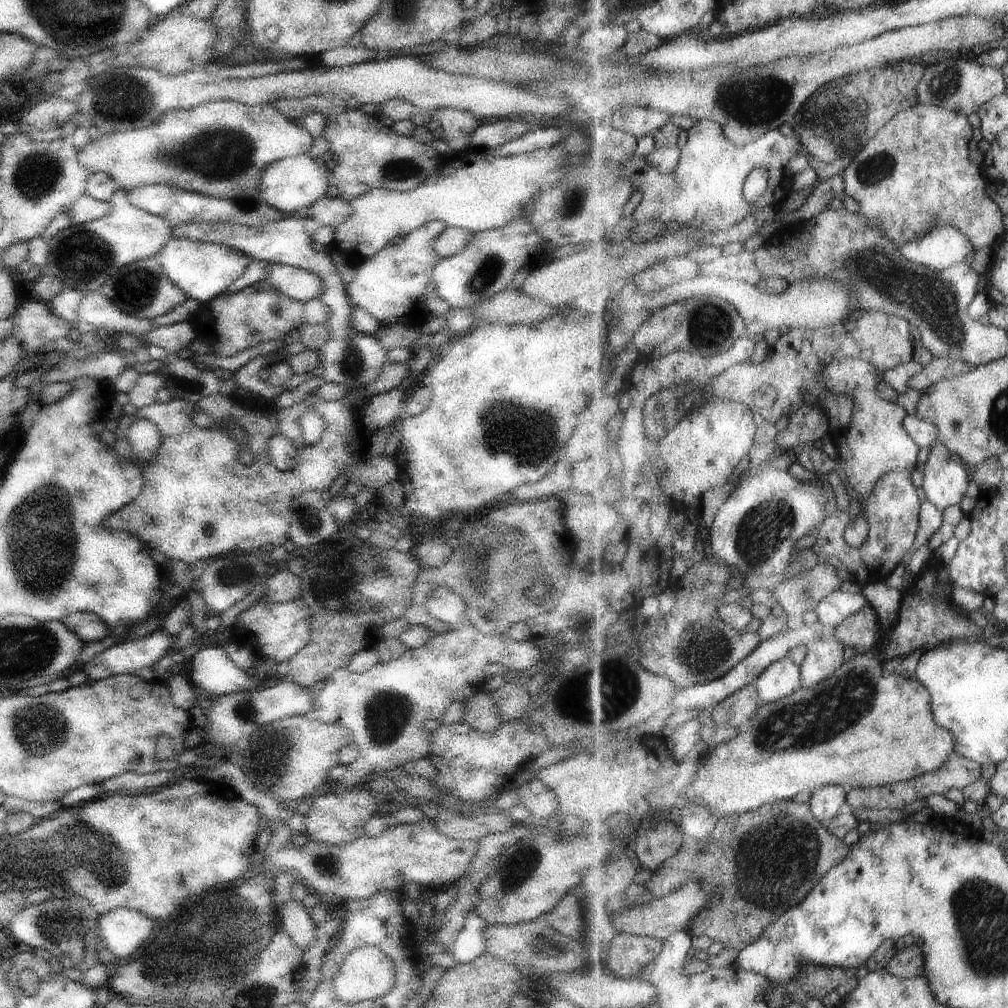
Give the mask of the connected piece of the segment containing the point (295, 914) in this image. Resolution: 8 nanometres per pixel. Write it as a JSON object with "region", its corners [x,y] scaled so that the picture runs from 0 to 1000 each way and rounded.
{"region":[[[286,893],[280,899],[279,919],[300,942],[313,937],[314,919],[307,904],[308,894]]]}

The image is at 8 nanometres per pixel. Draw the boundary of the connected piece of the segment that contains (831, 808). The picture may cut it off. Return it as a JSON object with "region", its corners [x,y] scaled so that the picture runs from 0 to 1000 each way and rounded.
{"region":[[[821,779],[813,783],[804,794],[808,810],[822,820],[825,813],[840,803],[841,789],[835,779]]]}

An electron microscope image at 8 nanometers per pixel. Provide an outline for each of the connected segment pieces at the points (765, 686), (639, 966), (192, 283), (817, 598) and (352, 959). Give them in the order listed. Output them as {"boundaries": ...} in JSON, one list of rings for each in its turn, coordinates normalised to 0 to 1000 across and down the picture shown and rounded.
{"boundaries":[[[[784,651],[766,658],[749,680],[754,688],[754,702],[790,688],[797,679],[797,663]]],[[[616,924],[609,926],[608,930],[609,935],[602,952],[603,963],[617,970],[629,970],[636,966],[660,941],[660,934],[649,930]]],[[[179,236],[169,238],[157,253],[165,274],[185,294],[203,302],[224,290],[226,285],[246,268],[246,262],[251,260],[244,252],[221,242]]],[[[815,554],[815,558],[804,565],[798,567],[794,571],[788,571],[784,575],[776,576],[769,584],[767,593],[778,603],[779,607],[786,613],[797,613],[797,611],[805,605],[810,606],[813,598],[821,593],[822,589],[834,586],[837,576],[833,575],[830,570],[830,564]]],[[[362,937],[345,946],[331,970],[333,989],[345,997],[385,986],[393,972],[391,953],[377,942],[374,937]]]]}

